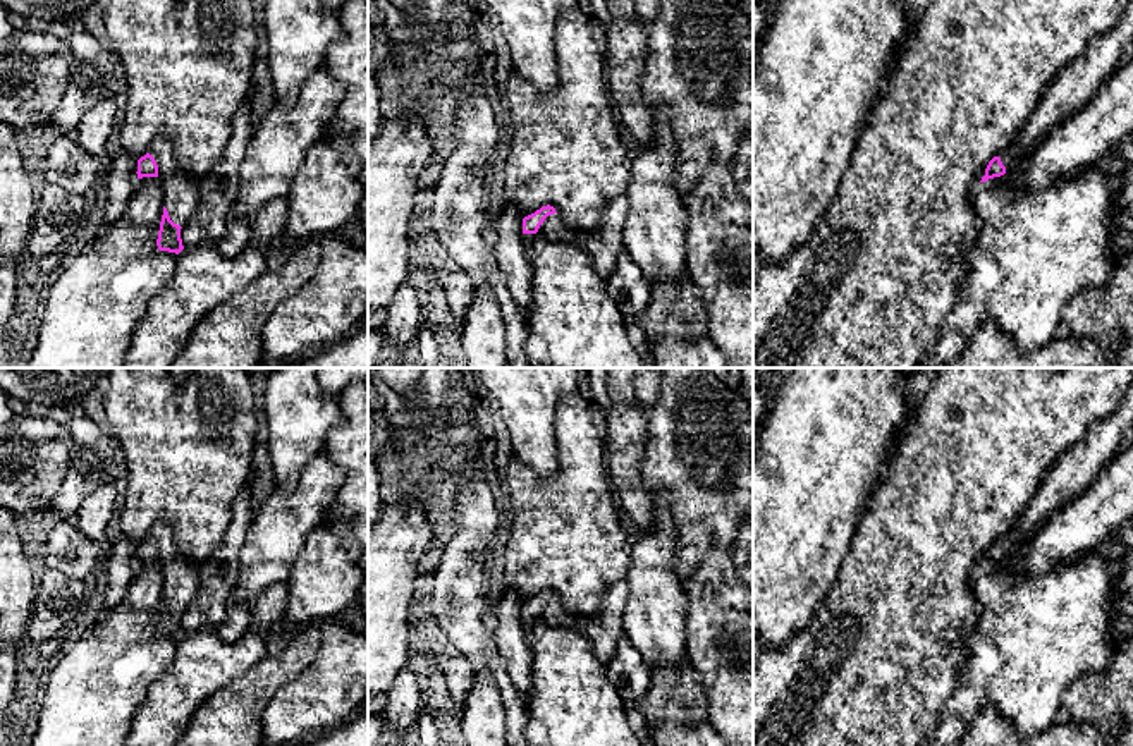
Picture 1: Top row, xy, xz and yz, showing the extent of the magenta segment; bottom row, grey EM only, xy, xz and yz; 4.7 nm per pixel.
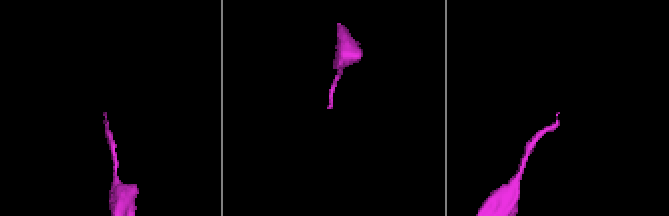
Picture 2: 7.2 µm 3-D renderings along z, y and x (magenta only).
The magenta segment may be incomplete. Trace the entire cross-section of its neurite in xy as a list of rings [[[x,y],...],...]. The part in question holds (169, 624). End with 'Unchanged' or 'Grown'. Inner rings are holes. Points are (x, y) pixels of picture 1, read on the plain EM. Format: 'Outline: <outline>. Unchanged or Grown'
Outline: [[[165,523],[151,528],[150,536],[138,545],[138,564],[158,562],[163,572],[163,600],[156,631],[179,639],[184,631],[181,614],[193,600],[199,584],[199,567],[187,562],[175,547],[172,529]]]. Grown

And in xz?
Outline: [[[550,590],[523,603],[523,619],[540,619],[554,627],[581,627],[583,624],[583,621],[571,614]]]. Grown

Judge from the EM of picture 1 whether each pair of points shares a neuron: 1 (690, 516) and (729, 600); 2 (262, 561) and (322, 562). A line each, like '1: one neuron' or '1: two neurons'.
1: two neurons
2: two neurons

